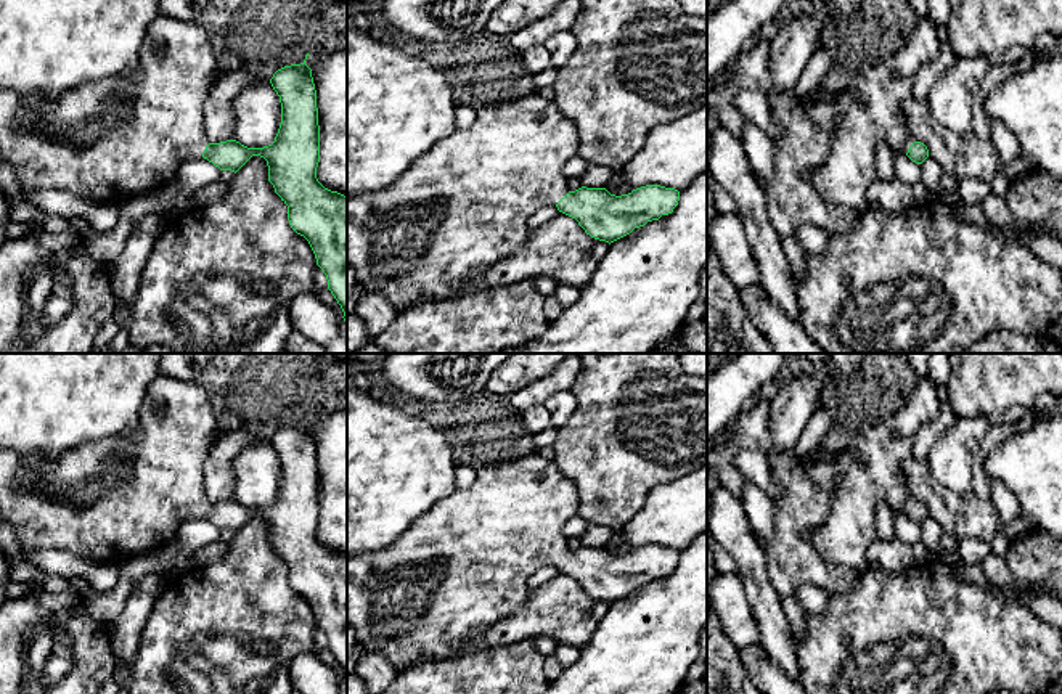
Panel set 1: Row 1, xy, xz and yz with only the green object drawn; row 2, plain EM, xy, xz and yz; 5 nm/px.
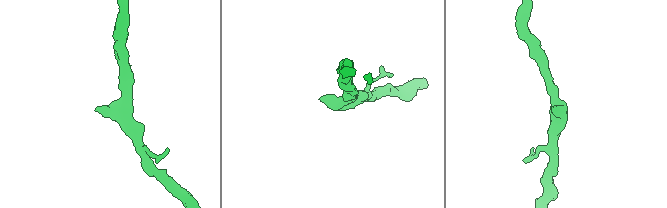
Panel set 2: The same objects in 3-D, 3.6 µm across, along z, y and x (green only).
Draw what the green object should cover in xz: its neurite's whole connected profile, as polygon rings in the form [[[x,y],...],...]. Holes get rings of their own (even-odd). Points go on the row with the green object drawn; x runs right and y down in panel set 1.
[[[538,90],[477,109],[476,120],[468,129],[456,129],[437,141],[392,185],[347,198],[347,267],[368,294],[384,296],[400,313],[413,308],[418,300],[439,302],[461,296],[468,283],[527,243],[532,233],[529,217],[540,207],[554,206],[575,218],[586,235],[611,244],[635,228],[672,214],[678,206],[680,191],[660,185],[646,185],[622,196],[611,194],[606,188],[582,186],[570,191],[564,167],[578,156],[578,148],[577,125],[561,112],[554,100],[543,98]]]

